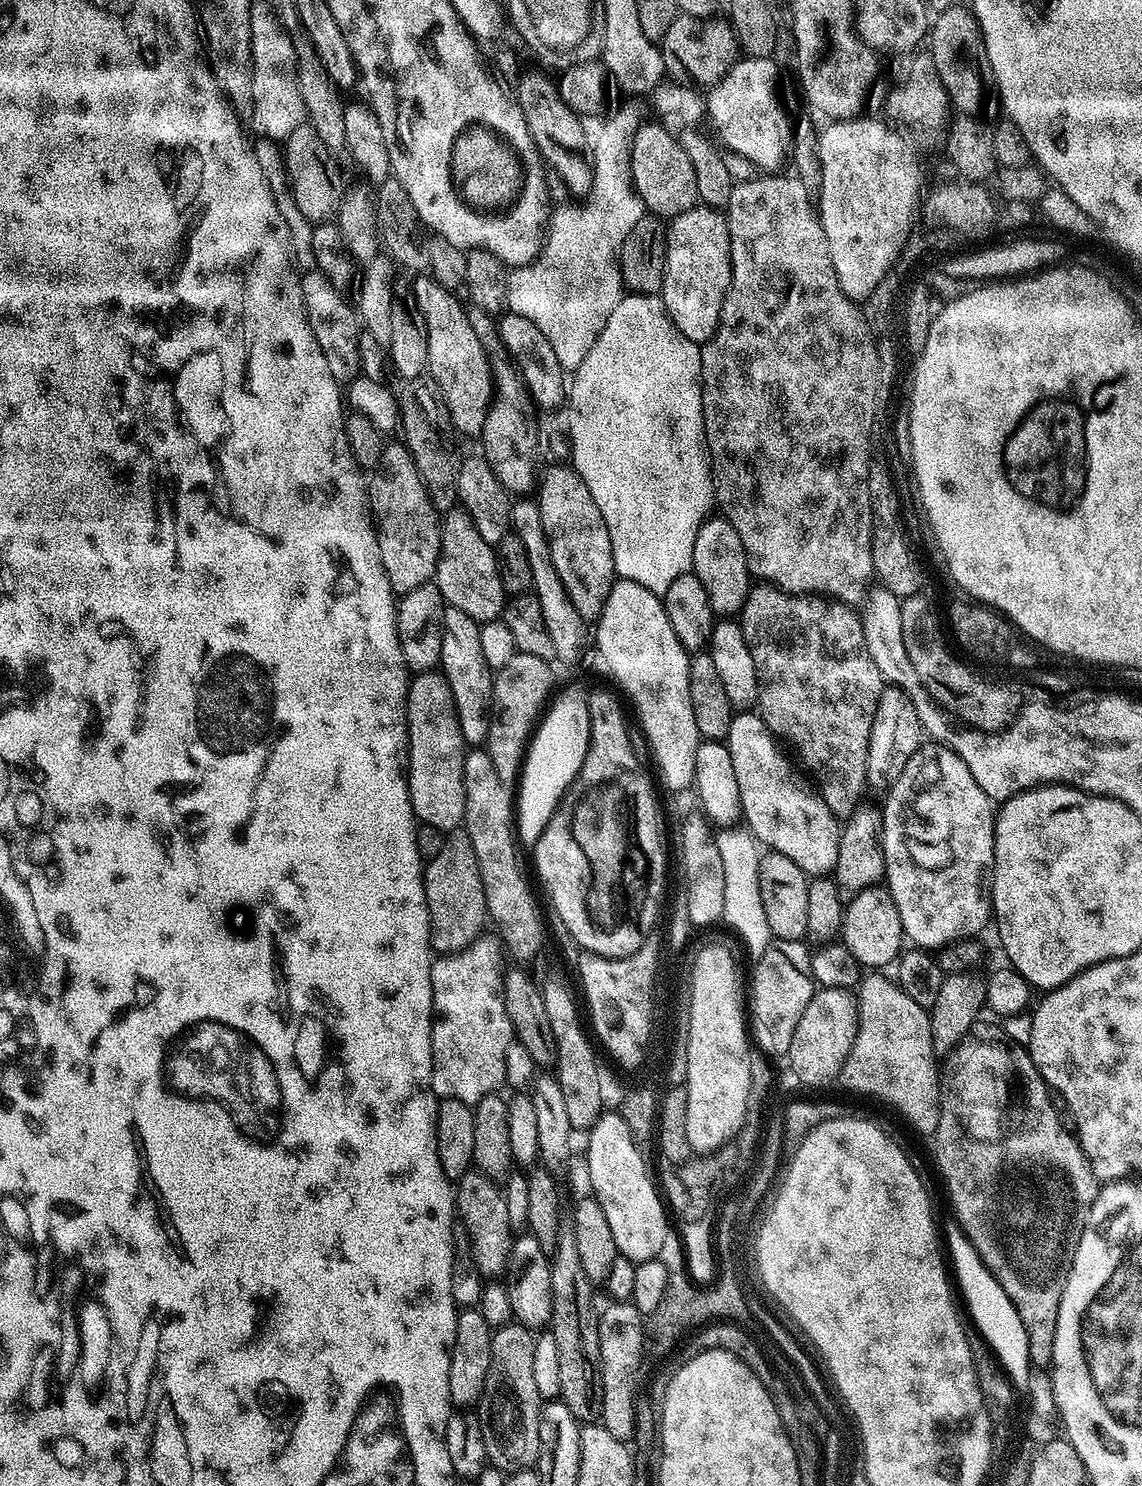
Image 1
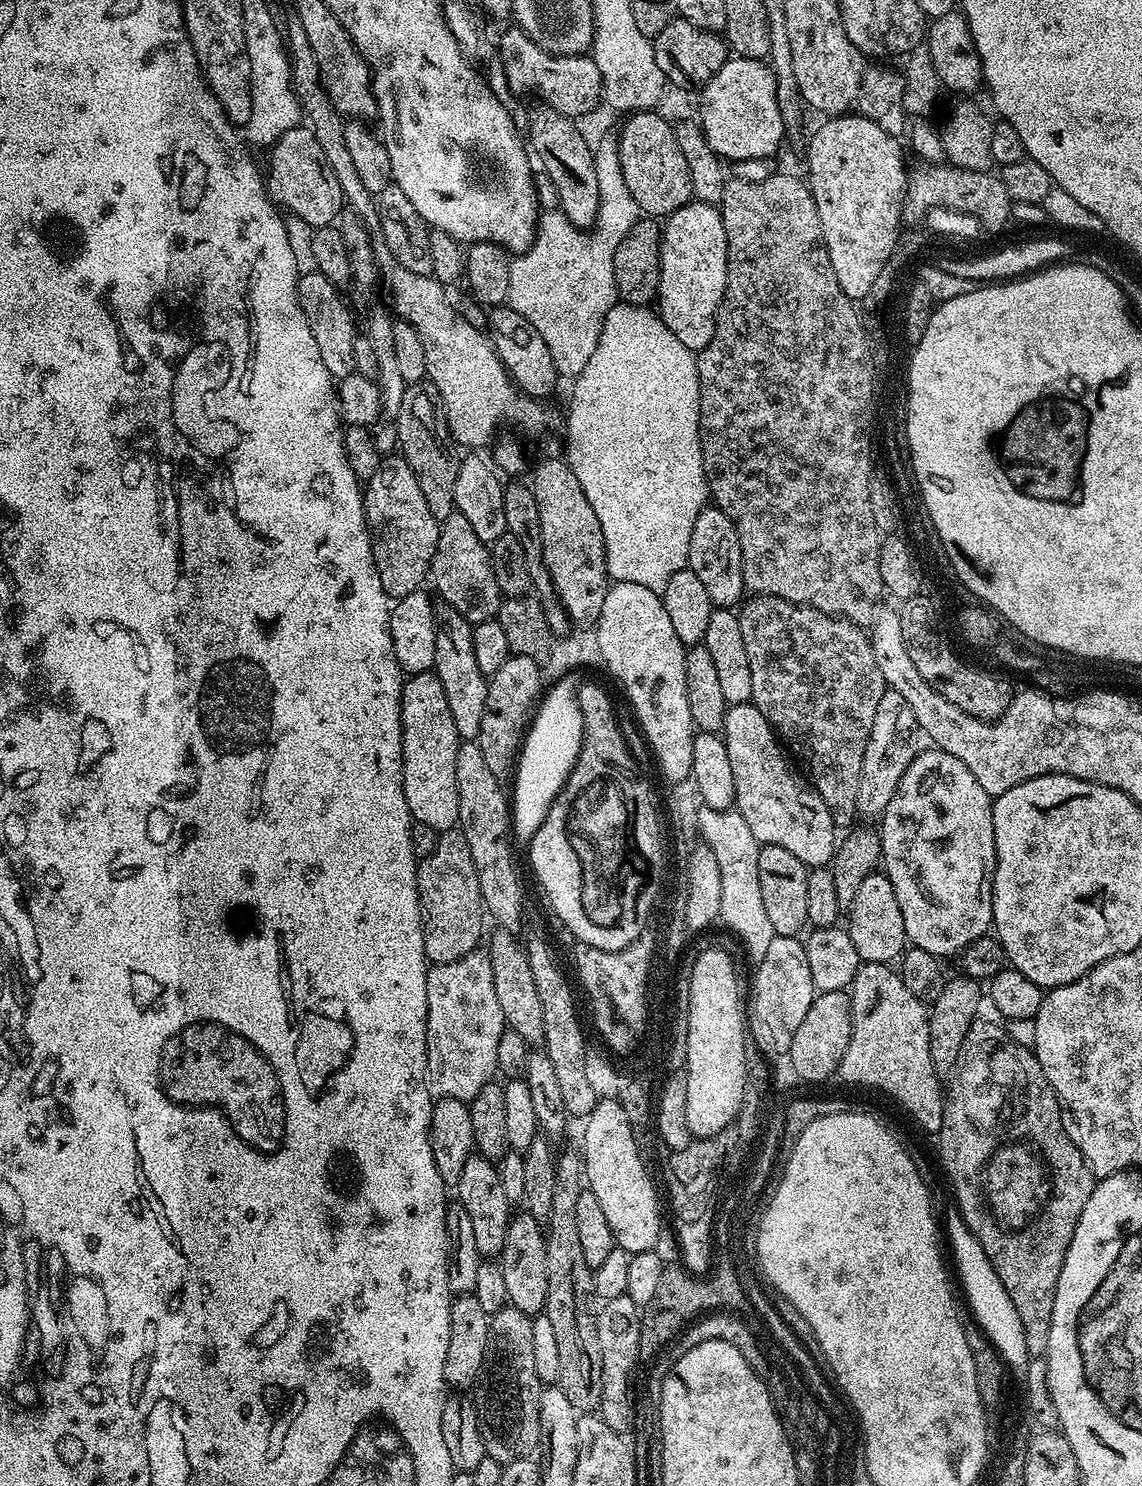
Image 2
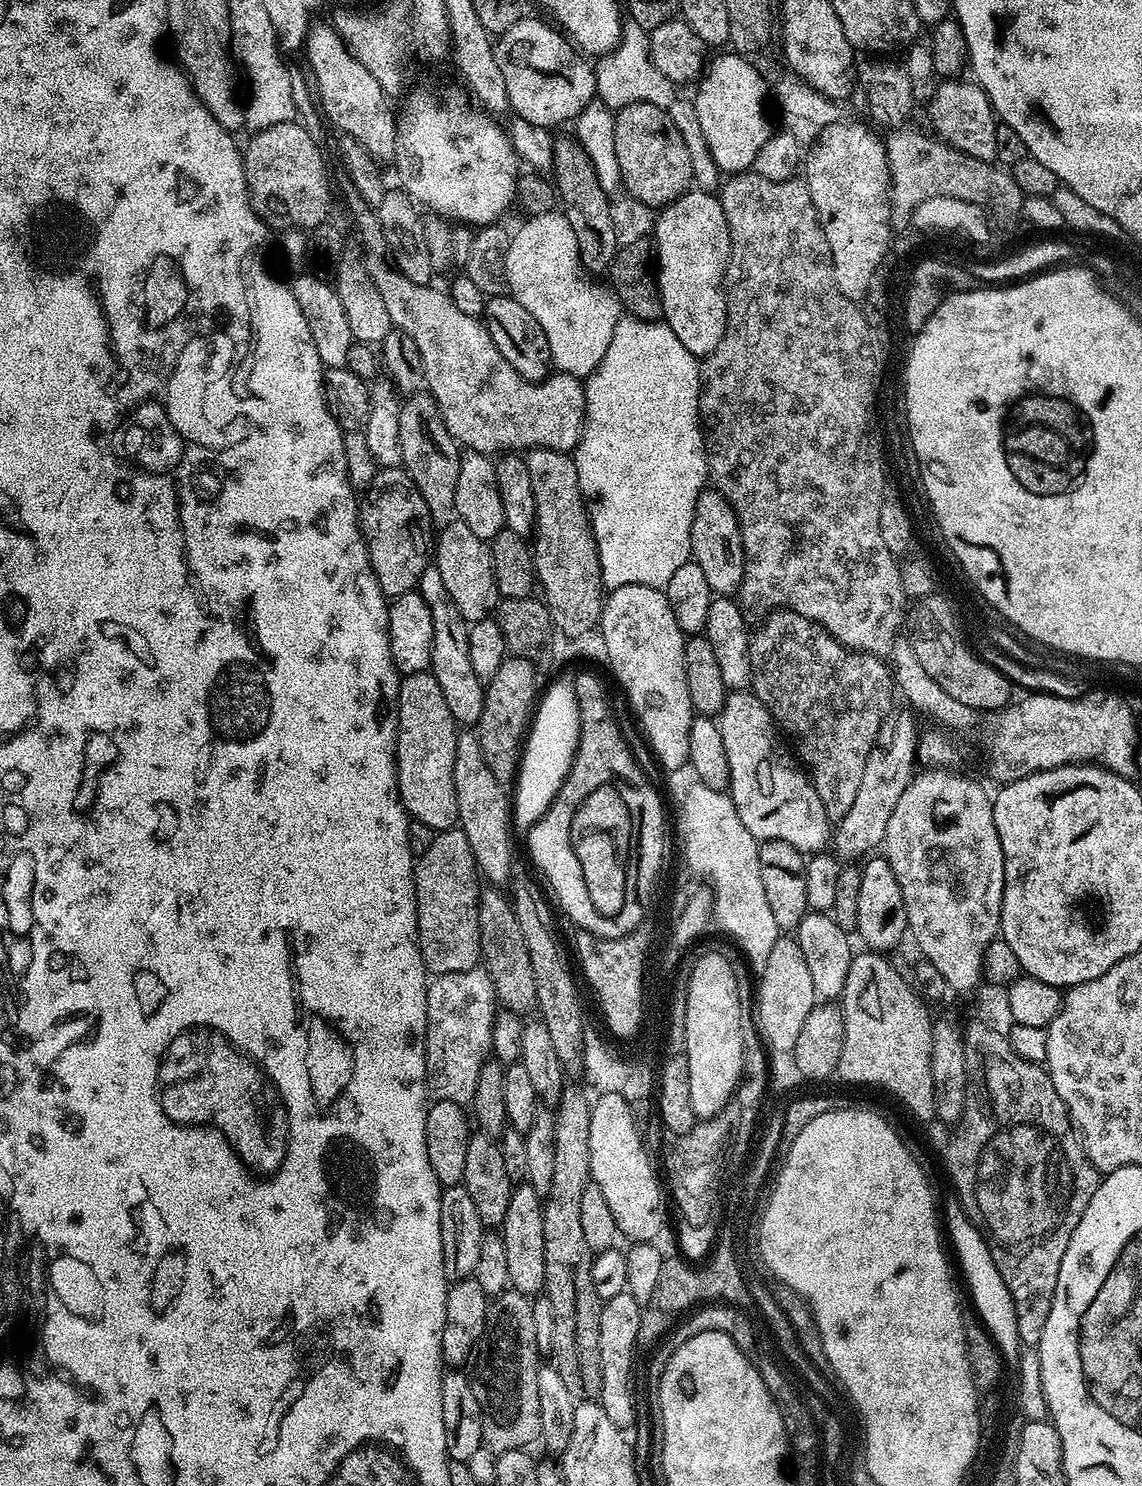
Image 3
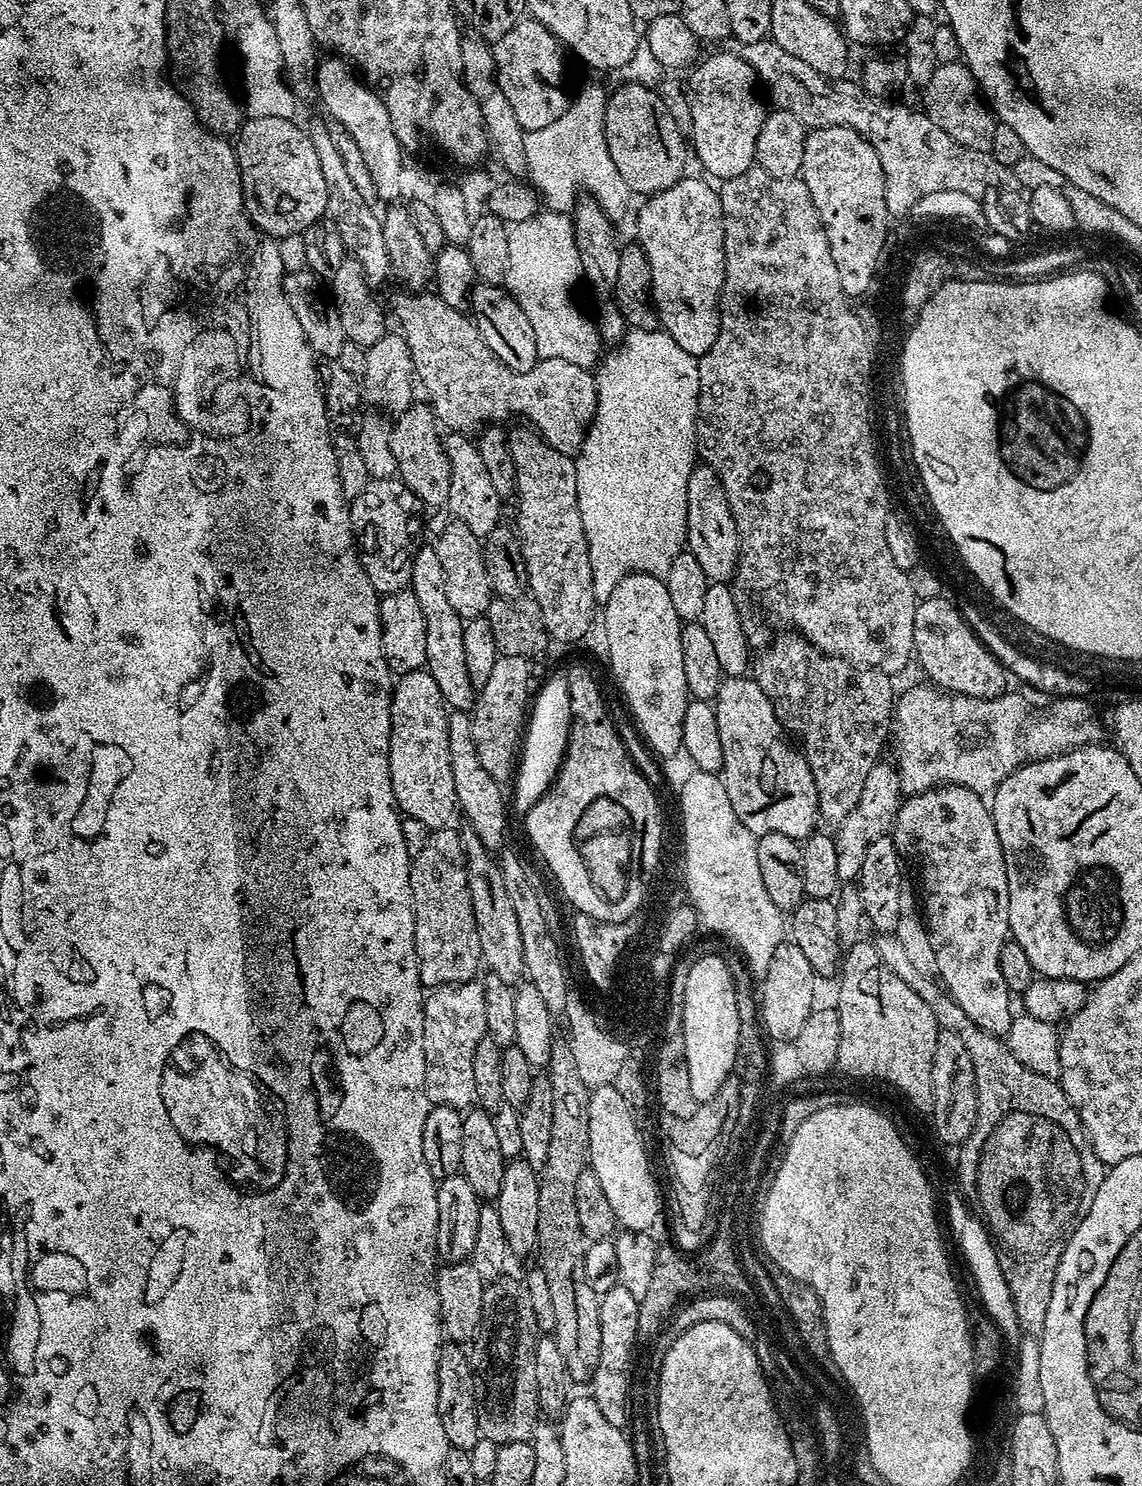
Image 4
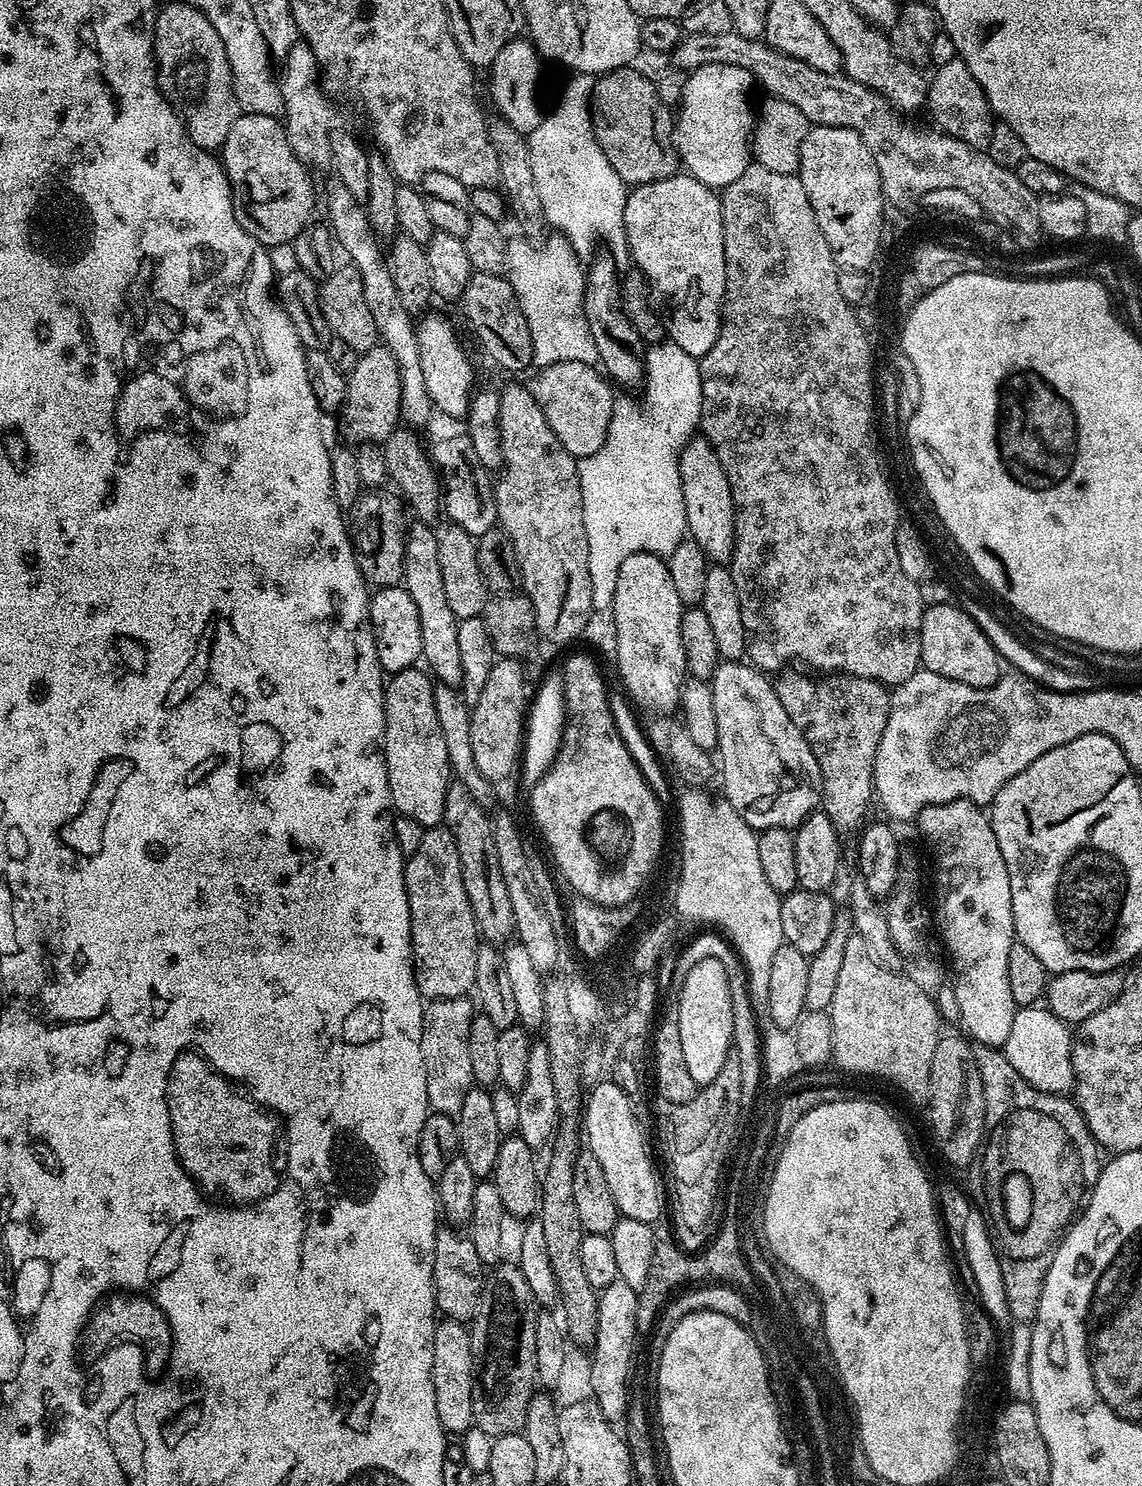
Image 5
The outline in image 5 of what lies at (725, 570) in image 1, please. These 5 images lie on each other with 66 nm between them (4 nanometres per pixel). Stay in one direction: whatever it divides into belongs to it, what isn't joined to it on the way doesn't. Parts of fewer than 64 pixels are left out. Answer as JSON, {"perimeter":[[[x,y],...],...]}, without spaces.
{"perimeter":[[[693,438],[688,441],[680,455],[680,481],[688,523],[687,535],[695,540],[709,561],[720,566],[727,565],[736,541],[736,503],[726,470],[722,468],[722,462],[709,440]]]}

